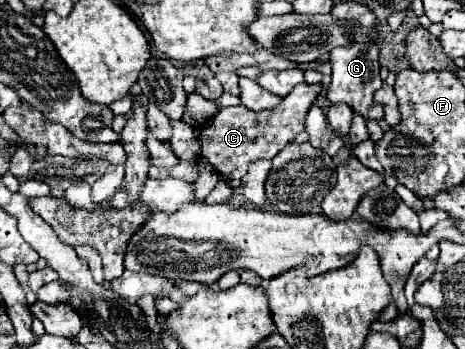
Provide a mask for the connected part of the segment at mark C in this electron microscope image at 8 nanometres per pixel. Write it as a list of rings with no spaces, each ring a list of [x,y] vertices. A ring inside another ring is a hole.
[[[297,85],[279,107],[269,111],[251,111],[245,105],[223,107],[215,113],[207,123],[201,125],[201,161],[209,163],[221,177],[225,179],[241,179],[247,173],[247,165],[255,159],[271,159],[275,157],[287,143],[291,143],[305,125],[305,117],[317,95],[321,93],[321,85]]]

